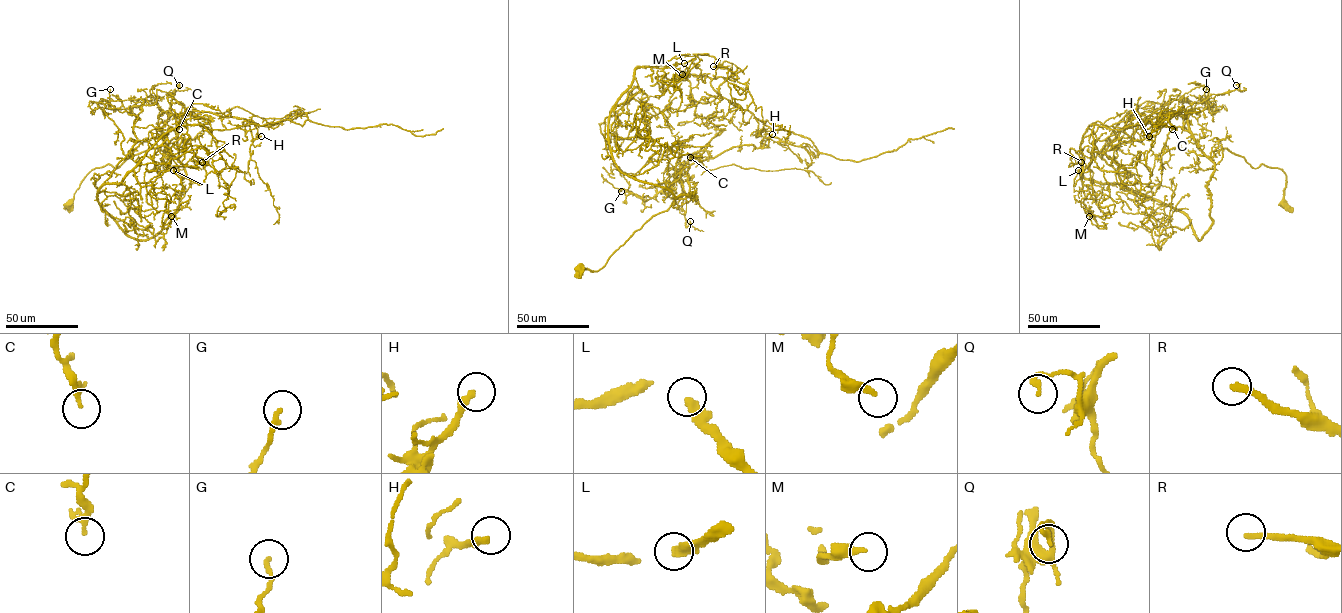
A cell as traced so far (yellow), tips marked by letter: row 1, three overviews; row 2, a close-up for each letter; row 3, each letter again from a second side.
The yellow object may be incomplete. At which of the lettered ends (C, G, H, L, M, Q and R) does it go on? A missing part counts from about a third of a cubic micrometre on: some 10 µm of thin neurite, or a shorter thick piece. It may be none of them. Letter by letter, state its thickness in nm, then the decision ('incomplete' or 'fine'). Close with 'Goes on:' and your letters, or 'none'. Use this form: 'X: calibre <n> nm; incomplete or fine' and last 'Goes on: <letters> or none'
C: calibre 240 nm; fine
G: calibre 170 nm; fine
H: calibre 280 nm; incomplete
L: calibre 260 nm; incomplete
M: calibre 260 nm; fine
Q: calibre 170 nm; fine
R: calibre 240 nm; incomplete
Goes on: H, L, R

